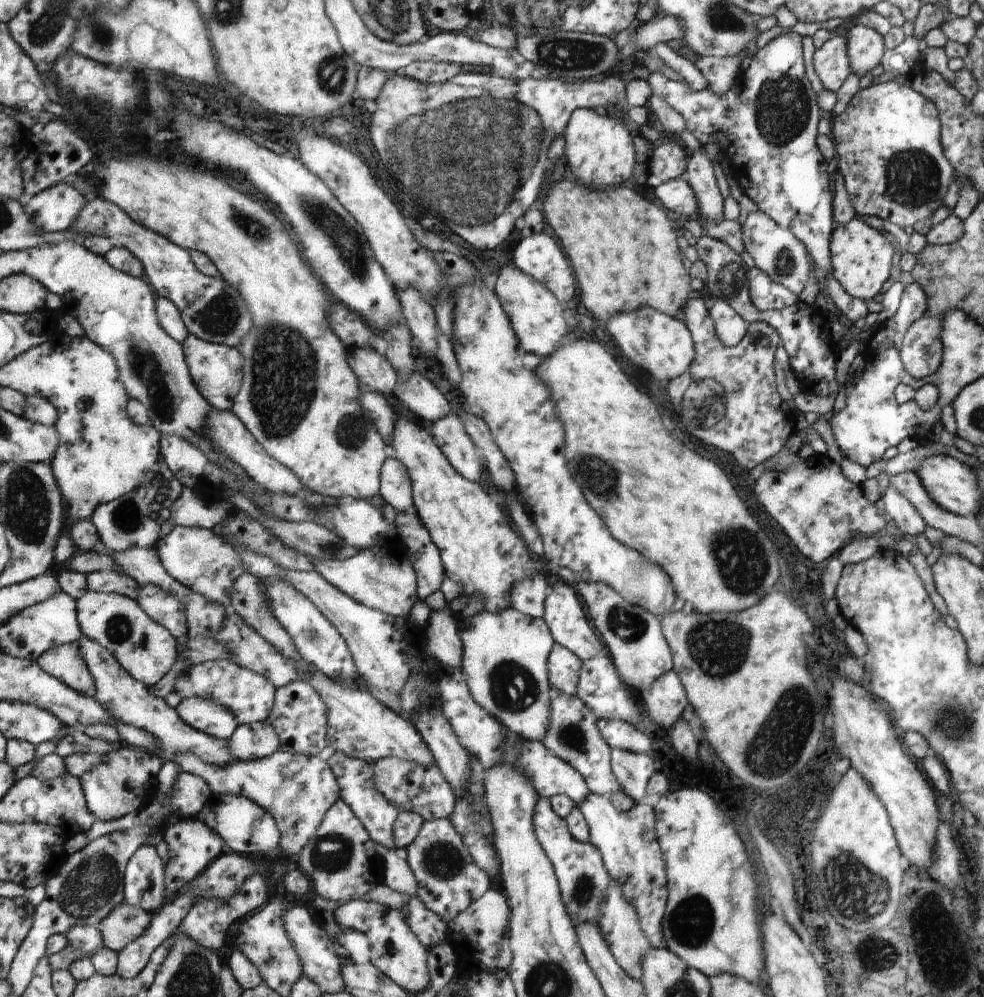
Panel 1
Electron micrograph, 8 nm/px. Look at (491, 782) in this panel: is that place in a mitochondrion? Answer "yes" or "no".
no

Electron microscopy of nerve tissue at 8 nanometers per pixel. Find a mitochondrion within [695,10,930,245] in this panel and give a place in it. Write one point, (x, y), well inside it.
(783, 112)

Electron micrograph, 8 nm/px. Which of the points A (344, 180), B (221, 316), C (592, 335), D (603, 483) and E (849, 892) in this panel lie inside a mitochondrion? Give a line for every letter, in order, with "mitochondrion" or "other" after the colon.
A: mitochondrion
B: mitochondrion
C: other
D: mitochondrion
E: mitochondrion

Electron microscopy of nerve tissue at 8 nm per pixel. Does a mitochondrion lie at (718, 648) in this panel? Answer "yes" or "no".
yes

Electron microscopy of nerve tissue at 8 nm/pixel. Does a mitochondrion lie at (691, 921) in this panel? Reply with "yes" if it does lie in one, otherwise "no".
yes

